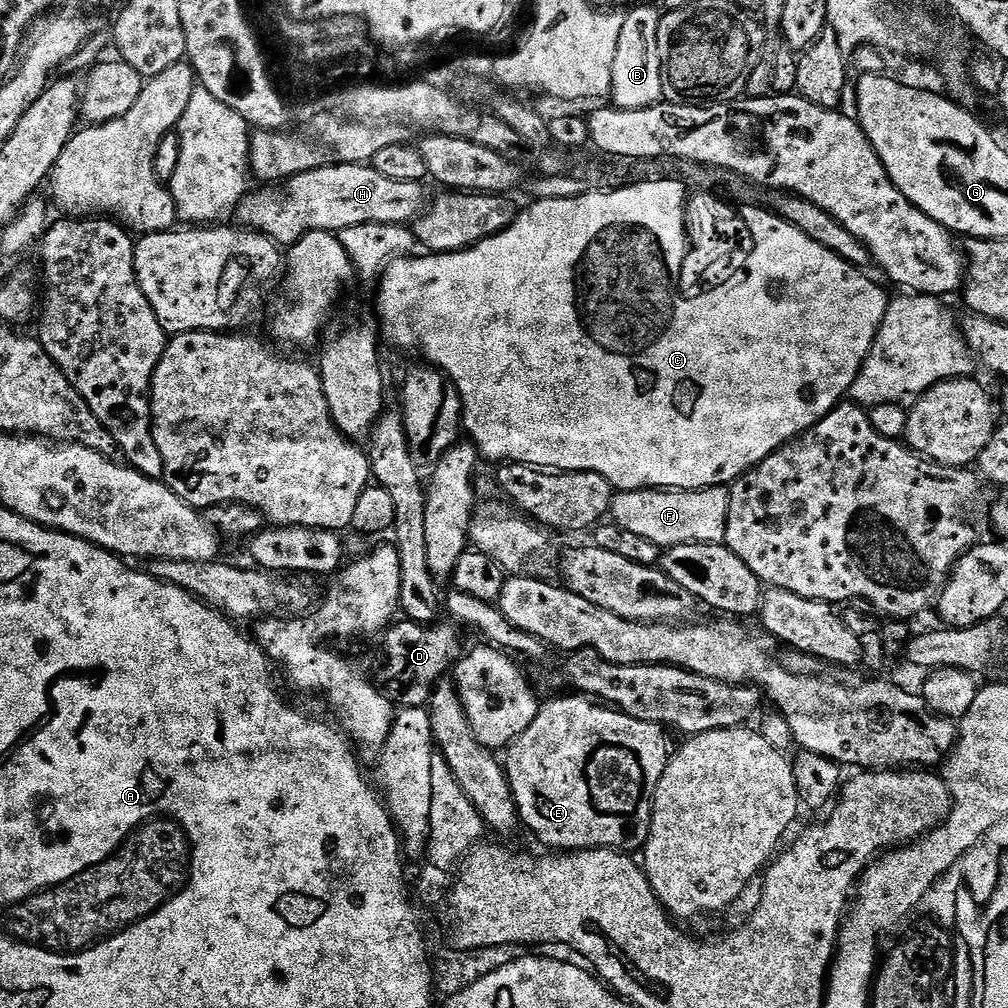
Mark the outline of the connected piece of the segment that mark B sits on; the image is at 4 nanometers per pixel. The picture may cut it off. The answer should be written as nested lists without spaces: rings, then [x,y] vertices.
[[[636,8],[624,16],[622,34],[618,34],[618,50],[614,54],[610,93],[611,103],[617,108],[638,110],[649,108],[664,100],[662,58],[658,54],[658,26],[662,12],[657,8]]]

